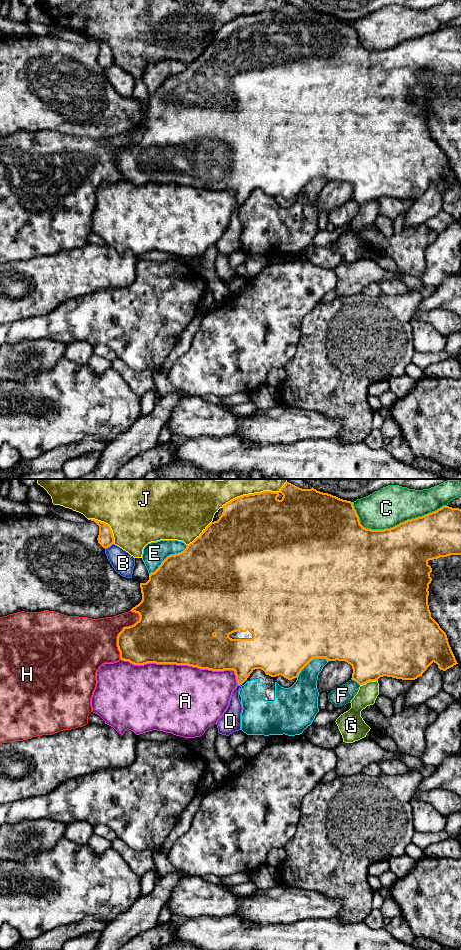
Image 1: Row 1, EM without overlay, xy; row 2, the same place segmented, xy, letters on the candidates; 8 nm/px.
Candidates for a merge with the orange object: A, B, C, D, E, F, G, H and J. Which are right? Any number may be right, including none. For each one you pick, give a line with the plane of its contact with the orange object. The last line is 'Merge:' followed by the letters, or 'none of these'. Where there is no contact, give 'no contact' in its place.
D: xy
Merge: D

